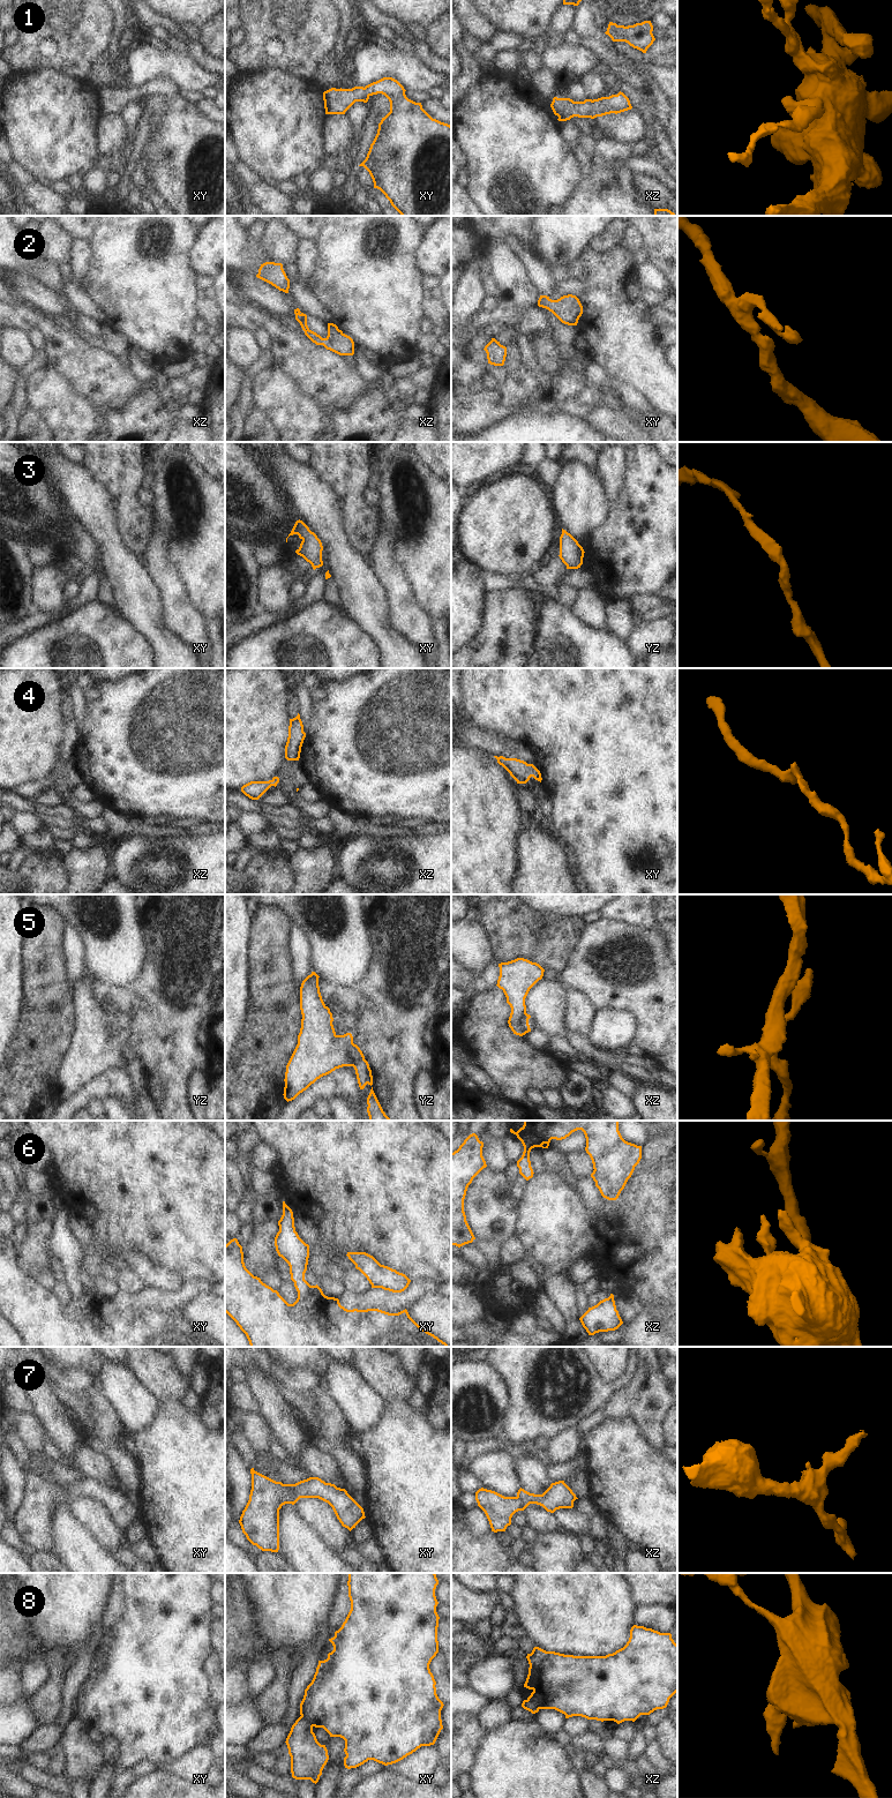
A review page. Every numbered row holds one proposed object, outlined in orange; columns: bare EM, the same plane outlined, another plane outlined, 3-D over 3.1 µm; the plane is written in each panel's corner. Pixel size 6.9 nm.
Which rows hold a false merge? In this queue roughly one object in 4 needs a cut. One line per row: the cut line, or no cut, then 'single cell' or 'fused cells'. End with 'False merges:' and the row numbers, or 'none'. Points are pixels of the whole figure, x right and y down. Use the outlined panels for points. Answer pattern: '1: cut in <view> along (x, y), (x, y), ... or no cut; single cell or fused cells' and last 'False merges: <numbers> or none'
1: no cut; single cell
2: no cut; single cell
3: no cut; single cell
4: no cut; single cell
5: cut in yz along (352, 1042), (347, 1047), (349, 1063), (346, 1065); fused cells
6: no cut; single cell
7: cut in xy along (286, 1484), (300, 1497); fused cells
8: cut in xy along (301, 1715), (313, 1725); fused cells
False merges: 5, 7, 8

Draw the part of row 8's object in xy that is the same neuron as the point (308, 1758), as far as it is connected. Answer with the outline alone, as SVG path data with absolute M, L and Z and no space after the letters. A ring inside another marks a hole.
M300 1716L286 1738L291 1756L291 1773L295 1780L310 1780L317 1783L329 1760L325 1745L321 1745L313 1732L312 1723Z

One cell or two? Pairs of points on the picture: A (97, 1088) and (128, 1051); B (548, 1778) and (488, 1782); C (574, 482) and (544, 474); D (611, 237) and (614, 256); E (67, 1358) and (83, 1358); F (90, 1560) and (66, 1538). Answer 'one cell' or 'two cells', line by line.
A: one cell
B: one cell
C: two cells
D: two cells
E: one cell
F: one cell

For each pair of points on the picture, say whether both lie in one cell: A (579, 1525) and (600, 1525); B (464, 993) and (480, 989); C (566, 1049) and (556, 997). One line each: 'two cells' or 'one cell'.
A: two cells
B: one cell
C: two cells

